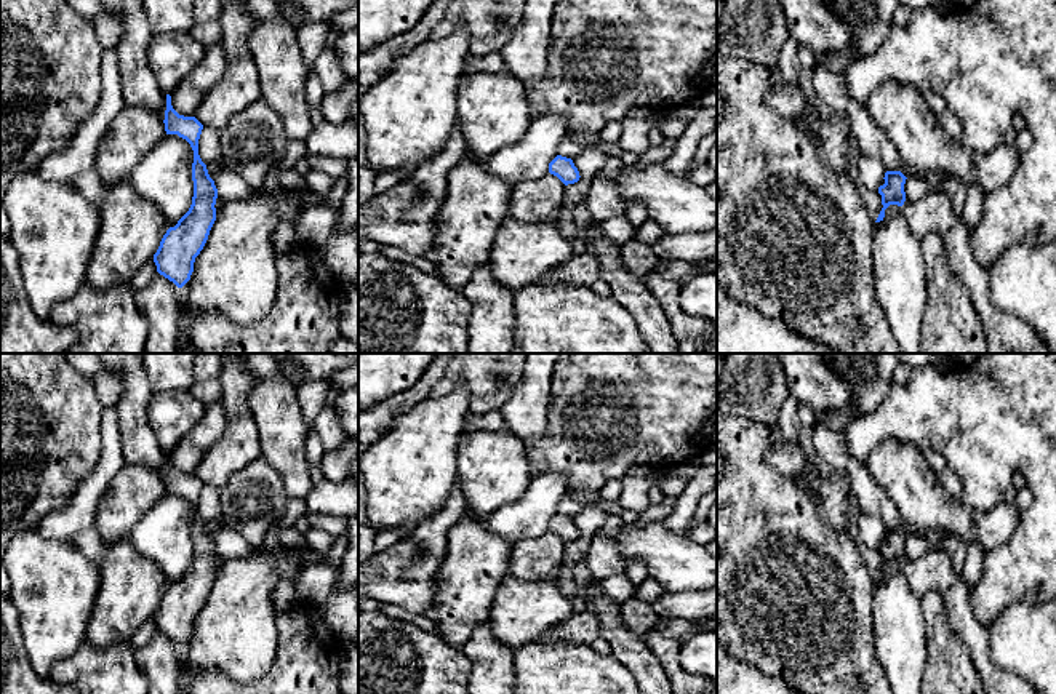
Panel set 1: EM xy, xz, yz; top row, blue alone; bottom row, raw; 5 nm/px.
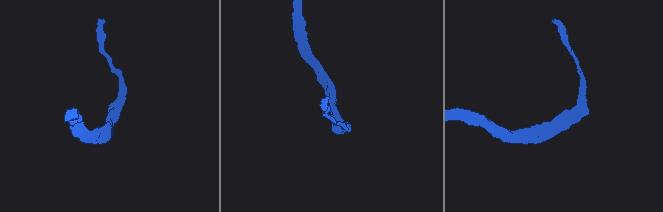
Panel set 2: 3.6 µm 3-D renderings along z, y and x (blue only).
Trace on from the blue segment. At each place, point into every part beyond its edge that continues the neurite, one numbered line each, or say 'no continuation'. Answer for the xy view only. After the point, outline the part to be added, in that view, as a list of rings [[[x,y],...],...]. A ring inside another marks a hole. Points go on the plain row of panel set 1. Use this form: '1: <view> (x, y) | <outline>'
no continuation

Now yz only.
1: yz (933, 571) | [[[933,548],[920,558],[906,558],[901,568],[918,596],[928,592],[946,593],[962,582],[962,572],[954,569],[952,558],[939,548]]]

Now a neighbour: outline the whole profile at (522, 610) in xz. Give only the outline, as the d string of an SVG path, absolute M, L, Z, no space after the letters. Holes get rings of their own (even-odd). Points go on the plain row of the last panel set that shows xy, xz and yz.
M562 572L552 579L501 579L490 609L494 638L514 651L538 641L552 625L574 614L574 600L558 588Z

